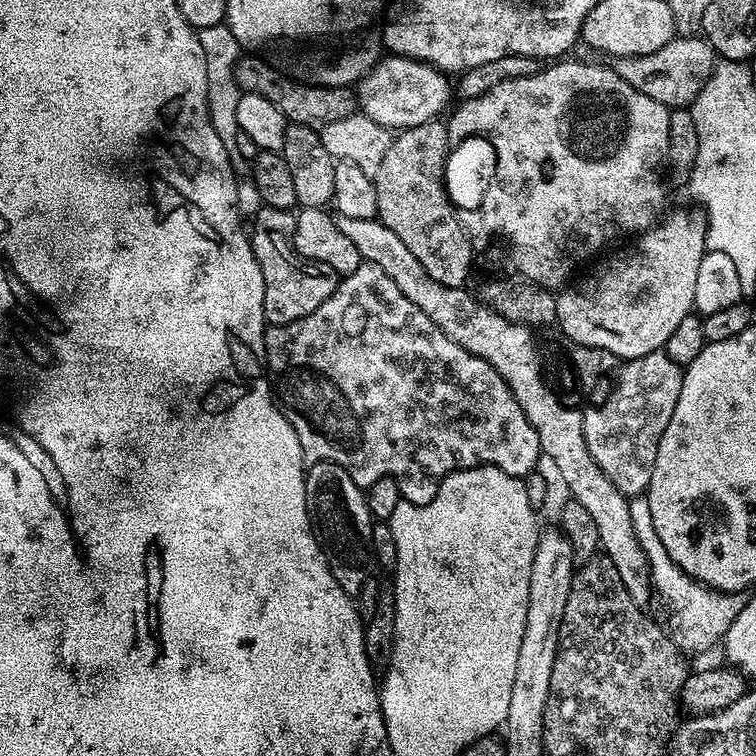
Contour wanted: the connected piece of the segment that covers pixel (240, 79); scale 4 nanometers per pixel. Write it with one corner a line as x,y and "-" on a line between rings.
260,54
241,55
237,65
234,66
234,76
240,91
258,94
258,98
274,102
274,106
282,110
289,124
301,124
319,130
330,126
330,122
350,118
358,111
358,96
351,87
327,88
325,84
309,84
281,70
273,61

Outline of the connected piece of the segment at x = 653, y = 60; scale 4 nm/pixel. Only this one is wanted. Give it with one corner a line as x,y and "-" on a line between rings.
695,35
673,37
654,54
619,57
614,67
616,73
630,86
662,102
671,110
689,107
696,100
715,65
716,55
712,47
703,37

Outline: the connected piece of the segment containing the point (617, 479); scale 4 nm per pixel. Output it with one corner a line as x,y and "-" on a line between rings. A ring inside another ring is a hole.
651,352
642,358
625,360
615,373
616,389
608,396
608,401
601,406
600,412
590,416
590,434
586,446
600,468
600,473
610,481
613,488
625,498
643,497
650,486
650,474
654,470
654,458
658,458
658,442
670,426
674,406
678,406
678,394
682,394
684,368
674,363
667,352

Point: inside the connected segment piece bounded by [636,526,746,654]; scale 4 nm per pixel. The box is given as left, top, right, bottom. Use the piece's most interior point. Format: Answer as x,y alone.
698,615

